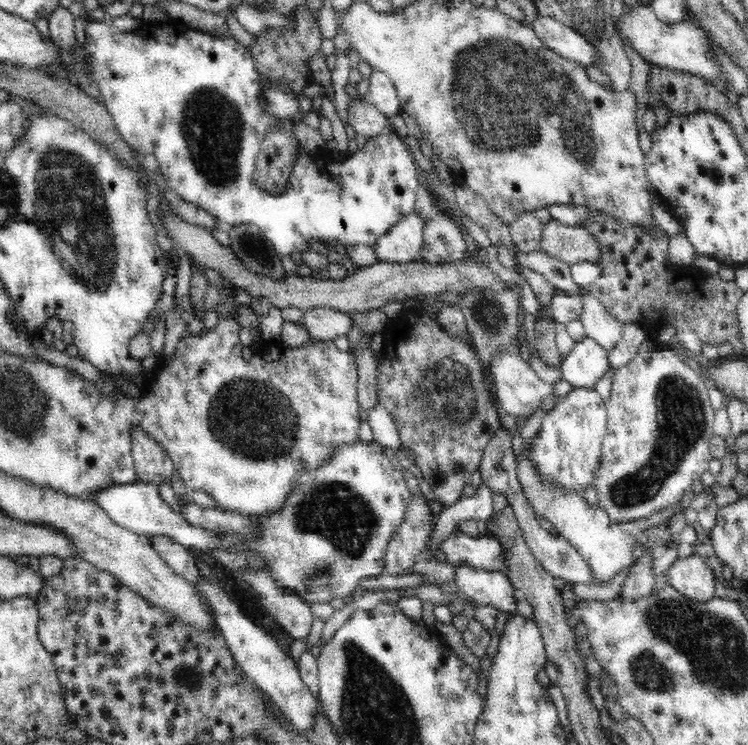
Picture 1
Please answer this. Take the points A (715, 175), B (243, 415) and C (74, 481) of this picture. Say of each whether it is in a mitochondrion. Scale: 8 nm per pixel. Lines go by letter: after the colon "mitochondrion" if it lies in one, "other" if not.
A: other
B: mitochondrion
C: other

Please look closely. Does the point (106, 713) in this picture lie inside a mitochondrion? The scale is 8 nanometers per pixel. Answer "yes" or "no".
no

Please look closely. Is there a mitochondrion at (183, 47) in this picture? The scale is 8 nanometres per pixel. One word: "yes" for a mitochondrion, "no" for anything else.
no

